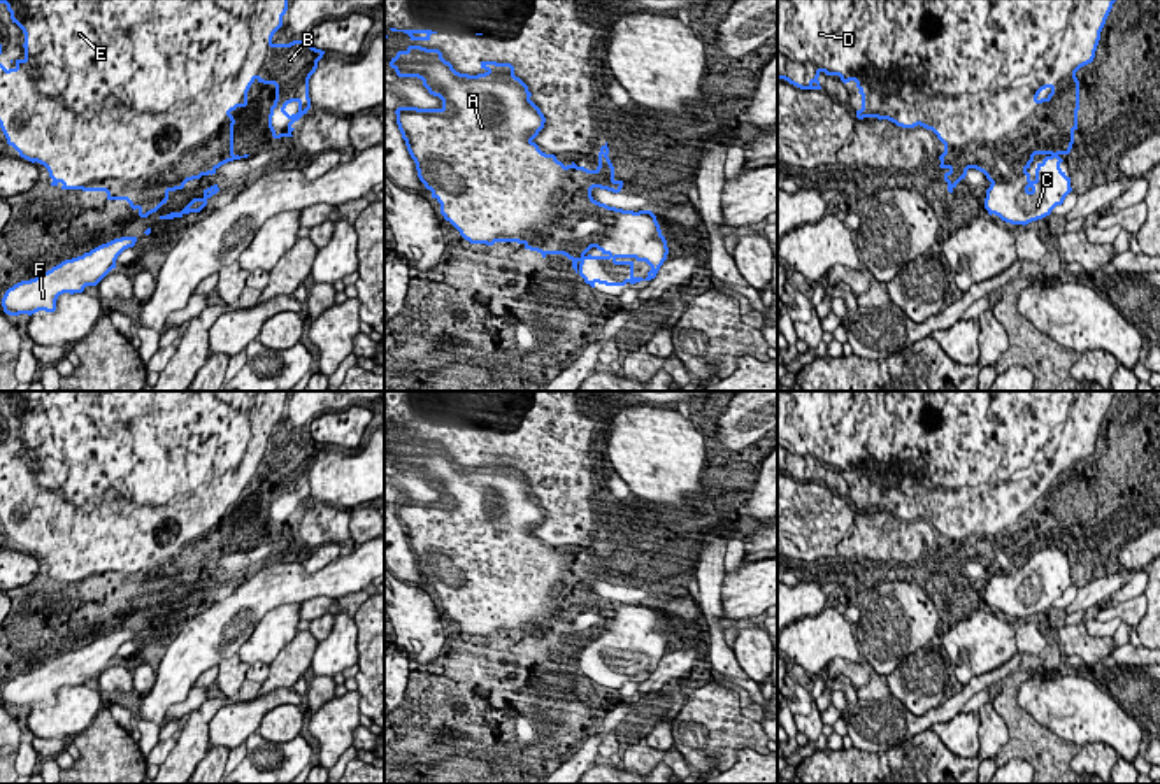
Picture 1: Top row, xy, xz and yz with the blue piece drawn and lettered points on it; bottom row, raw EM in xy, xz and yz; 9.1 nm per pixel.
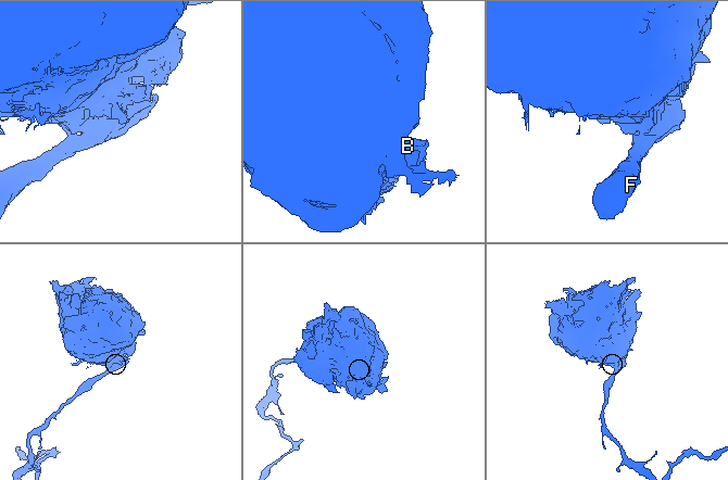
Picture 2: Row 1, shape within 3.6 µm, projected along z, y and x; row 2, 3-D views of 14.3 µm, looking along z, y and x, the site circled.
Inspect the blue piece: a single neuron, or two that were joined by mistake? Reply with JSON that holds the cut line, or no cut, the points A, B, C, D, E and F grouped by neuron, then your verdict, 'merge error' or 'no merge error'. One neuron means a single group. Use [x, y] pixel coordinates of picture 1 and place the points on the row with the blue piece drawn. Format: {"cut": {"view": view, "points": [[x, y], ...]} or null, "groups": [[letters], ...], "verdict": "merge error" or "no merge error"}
{"cut": {"view": "xz", "points": [[611, 207], [606, 216], [595, 220], [592, 246]]}, "groups": [["A", "B", "D", "E"], ["C", "F"]], "verdict": "merge error"}

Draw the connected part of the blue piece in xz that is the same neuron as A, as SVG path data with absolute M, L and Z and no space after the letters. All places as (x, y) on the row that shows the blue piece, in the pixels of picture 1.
M409 46L391 58L390 67L398 77L421 79L428 93L442 100L440 109L398 107L395 114L419 181L465 240L518 242L542 258L563 254L572 244L581 244L584 254L593 247L595 219L609 217L611 207L597 202L591 189L619 193L623 188L623 181L614 179L607 142L595 170L574 161L565 167L555 154L542 153L533 139L546 118L511 63L481 61L486 72L469 75L456 72L439 49Z

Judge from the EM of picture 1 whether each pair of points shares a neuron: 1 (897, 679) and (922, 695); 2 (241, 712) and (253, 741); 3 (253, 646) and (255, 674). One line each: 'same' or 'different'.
1: same
2: different
3: different

